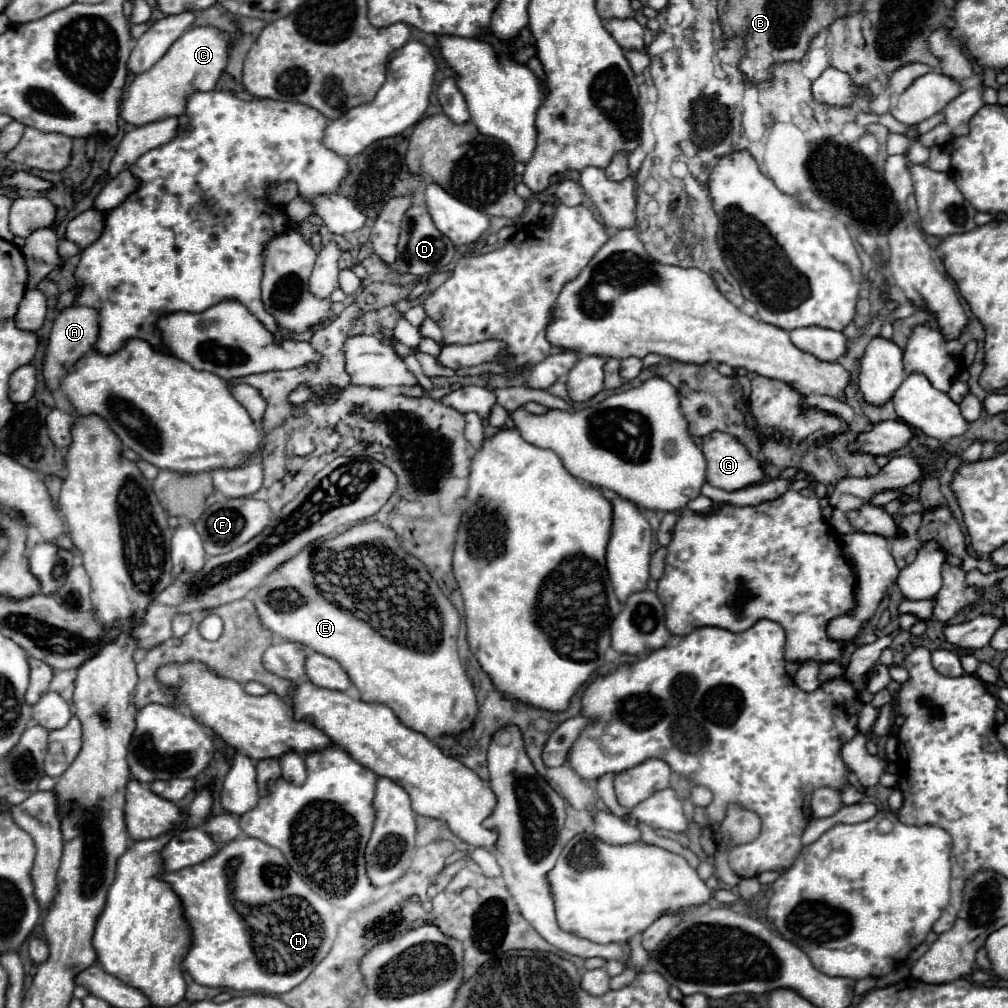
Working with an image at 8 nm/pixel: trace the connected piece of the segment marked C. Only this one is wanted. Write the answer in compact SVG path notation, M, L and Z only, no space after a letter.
M204 25L188 29L150 71L140 73L130 81L120 111L124 121L142 127L166 117L182 115L186 97L190 93L212 91L216 87L216 81L228 63L228 45L230 35L226 31L220 31L218 27Z

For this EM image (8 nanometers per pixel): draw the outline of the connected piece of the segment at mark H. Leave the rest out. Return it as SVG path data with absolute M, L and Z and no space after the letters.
M252 837L234 839L222 845L216 855L208 857L206 861L174 873L164 871L158 877L166 881L182 901L184 917L192 935L192 943L182 965L200 985L234 991L262 991L274 995L288 993L312 973L312 969L328 955L334 943L330 903L324 897L318 897L288 865L286 857L264 841Z

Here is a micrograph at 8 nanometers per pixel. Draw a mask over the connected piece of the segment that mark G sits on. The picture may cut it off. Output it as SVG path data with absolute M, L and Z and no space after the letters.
M710 433L702 439L702 453L708 461L708 471L706 471L706 481L718 489L724 491L738 491L750 485L758 485L760 481L766 479L764 465L762 461L754 459L750 451L746 449L744 443L740 443L734 435L728 433Z

